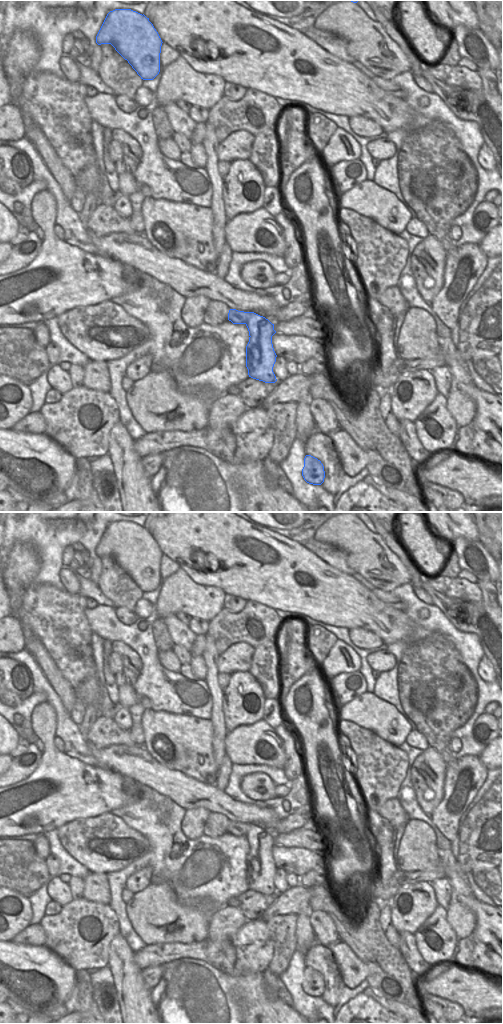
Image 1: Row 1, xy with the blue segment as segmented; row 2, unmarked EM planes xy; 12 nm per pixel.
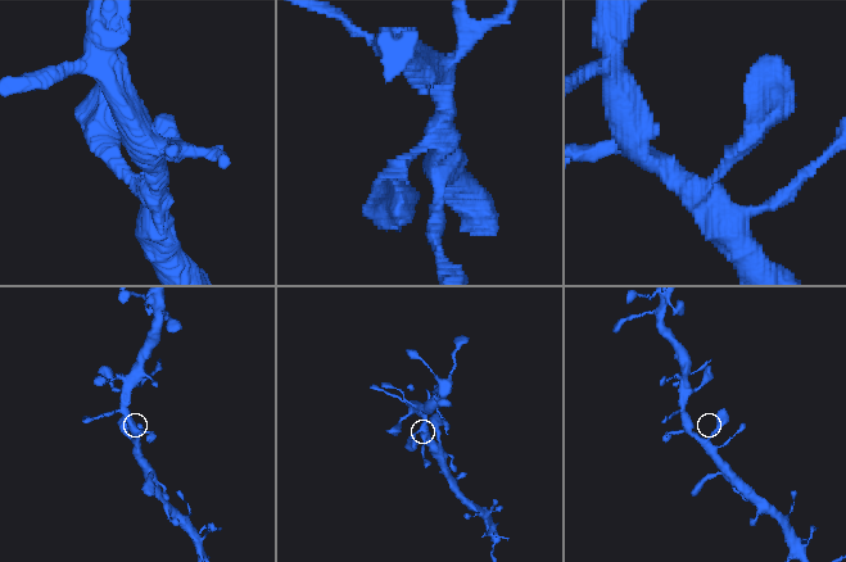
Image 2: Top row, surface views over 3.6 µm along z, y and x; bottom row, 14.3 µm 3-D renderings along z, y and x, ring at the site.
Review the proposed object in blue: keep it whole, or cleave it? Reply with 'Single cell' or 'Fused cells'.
Single cell.

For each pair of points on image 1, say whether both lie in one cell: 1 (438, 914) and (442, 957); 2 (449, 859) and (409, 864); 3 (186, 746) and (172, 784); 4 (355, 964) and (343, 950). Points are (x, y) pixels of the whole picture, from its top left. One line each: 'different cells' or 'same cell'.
1: same cell
2: different cells
3: different cells
4: same cell

